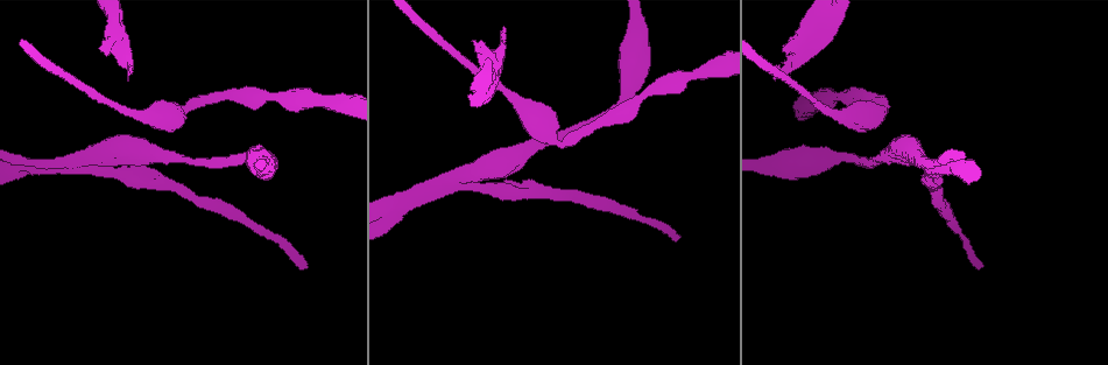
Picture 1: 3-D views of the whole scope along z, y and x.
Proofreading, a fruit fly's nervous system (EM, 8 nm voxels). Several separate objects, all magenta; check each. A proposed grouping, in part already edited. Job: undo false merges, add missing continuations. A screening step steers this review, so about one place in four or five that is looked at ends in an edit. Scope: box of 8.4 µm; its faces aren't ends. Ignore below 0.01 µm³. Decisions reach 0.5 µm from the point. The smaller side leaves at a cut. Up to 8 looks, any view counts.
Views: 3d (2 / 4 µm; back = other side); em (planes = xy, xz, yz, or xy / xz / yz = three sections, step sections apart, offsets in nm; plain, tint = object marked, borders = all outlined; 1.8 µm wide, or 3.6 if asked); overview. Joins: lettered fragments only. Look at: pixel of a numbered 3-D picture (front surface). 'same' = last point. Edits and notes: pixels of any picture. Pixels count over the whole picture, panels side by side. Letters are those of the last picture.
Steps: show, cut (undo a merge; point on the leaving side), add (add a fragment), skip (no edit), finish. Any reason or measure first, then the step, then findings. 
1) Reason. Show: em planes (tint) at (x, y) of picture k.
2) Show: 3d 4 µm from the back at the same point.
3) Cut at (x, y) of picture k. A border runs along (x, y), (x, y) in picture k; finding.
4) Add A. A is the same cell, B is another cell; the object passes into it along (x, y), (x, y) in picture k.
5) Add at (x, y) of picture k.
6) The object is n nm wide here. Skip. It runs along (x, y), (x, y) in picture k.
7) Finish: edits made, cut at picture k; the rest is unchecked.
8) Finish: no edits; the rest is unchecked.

Thick turns thin. Show: em planes (tint) at (501, 55) of picture 1.

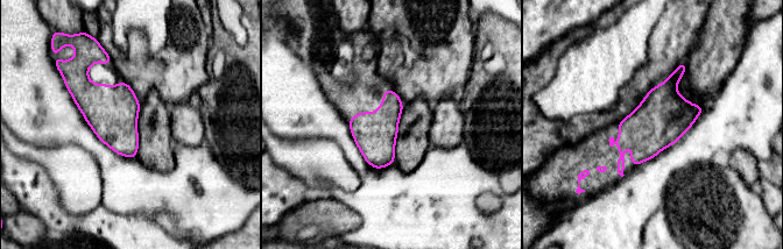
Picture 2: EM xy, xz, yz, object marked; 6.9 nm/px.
See the neighbours. Show: em planes (borders) at the same point.

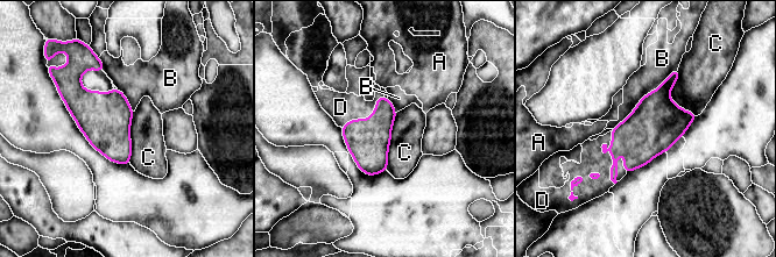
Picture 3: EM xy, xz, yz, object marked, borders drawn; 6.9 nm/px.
Add D. D is the same cell, A, B and C are other cells; the neuron continues.

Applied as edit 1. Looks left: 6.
See it whole again. Show: overview.

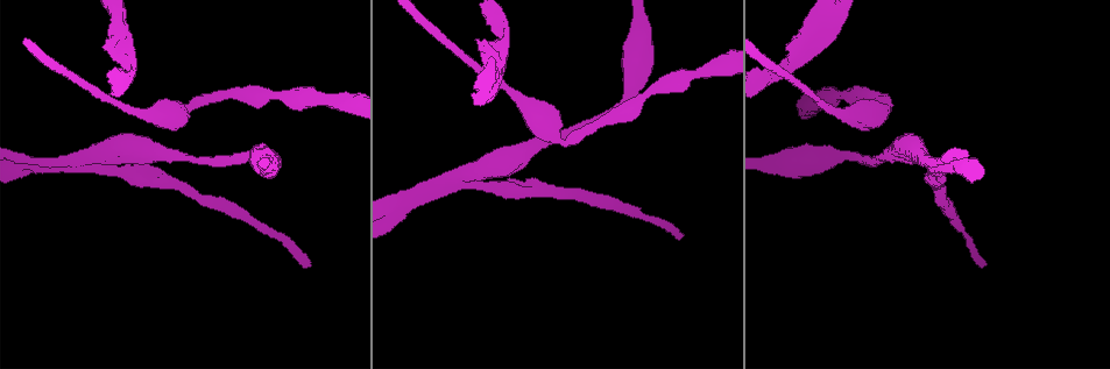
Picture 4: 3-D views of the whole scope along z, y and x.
Show: em xz step 16 (tint) at (397, 212) of picture 4.

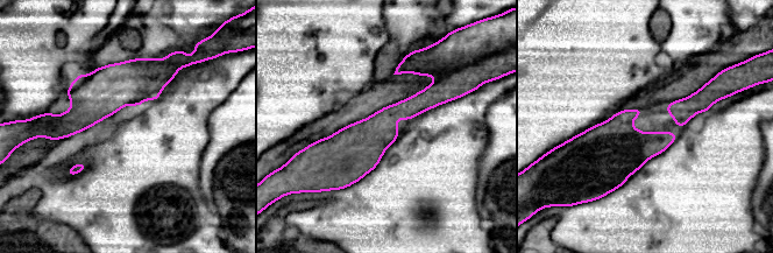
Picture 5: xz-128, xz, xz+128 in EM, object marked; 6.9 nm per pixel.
Show: em xz step 16 (borders) at the same point.

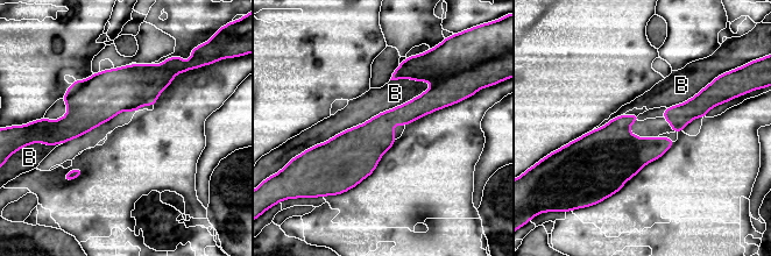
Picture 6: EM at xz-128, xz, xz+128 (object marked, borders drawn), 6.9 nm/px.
Cut at (458, 87) of picture 6. B is another cell; a border runs along (446, 78), (433, 86) in picture 6; a second neuron is stuck on.

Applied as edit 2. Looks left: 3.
Finish: edits made, add at picture 3, cut at picture 6; the rest is unchecked.

